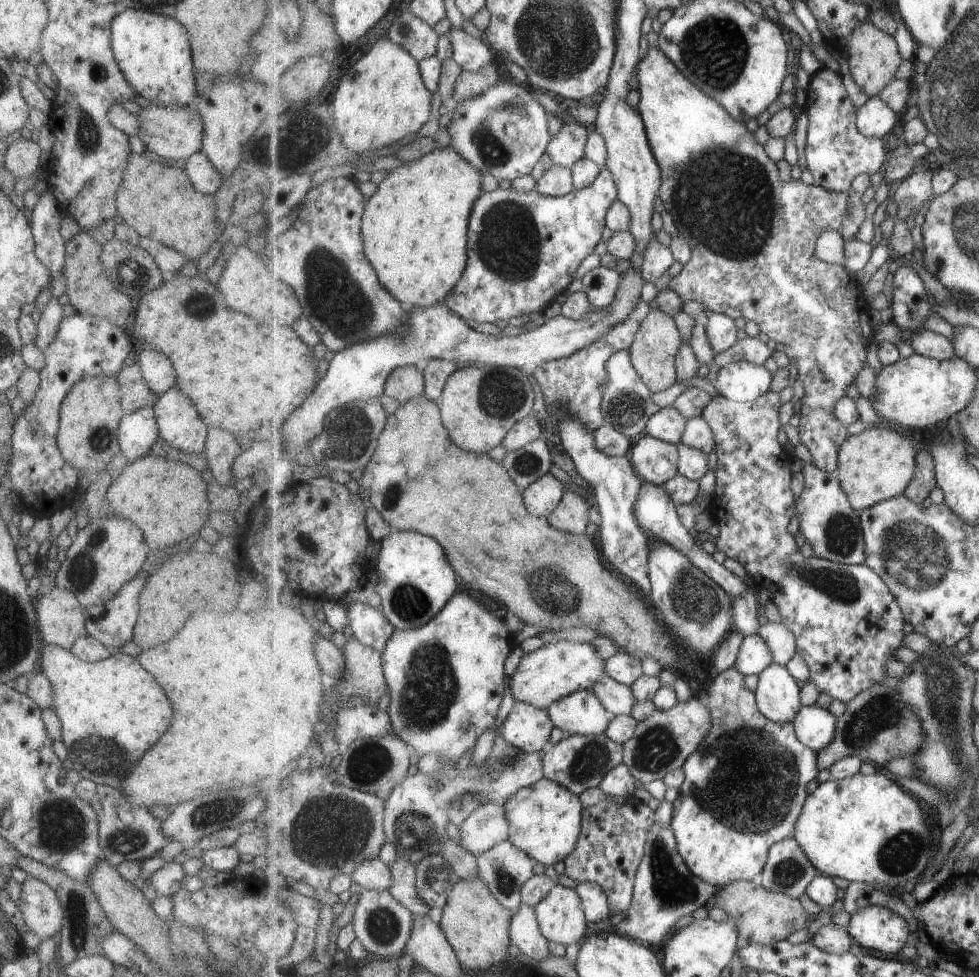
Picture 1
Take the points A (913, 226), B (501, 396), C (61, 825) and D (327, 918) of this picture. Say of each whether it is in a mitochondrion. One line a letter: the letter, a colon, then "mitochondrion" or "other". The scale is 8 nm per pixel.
A: other
B: mitochondrion
C: mitochondrion
D: other

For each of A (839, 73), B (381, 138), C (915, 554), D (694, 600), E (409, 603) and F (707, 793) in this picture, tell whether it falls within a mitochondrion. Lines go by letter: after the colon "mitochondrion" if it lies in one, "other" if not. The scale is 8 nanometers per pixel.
A: other
B: other
C: mitochondrion
D: mitochondrion
E: mitochondrion
F: mitochondrion

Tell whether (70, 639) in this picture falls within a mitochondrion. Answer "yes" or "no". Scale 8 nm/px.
no

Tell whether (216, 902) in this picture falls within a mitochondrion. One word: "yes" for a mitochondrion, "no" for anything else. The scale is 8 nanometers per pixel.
no

